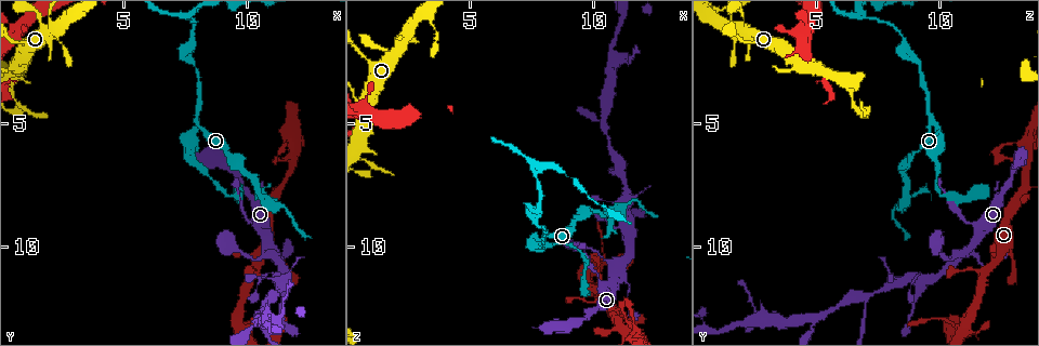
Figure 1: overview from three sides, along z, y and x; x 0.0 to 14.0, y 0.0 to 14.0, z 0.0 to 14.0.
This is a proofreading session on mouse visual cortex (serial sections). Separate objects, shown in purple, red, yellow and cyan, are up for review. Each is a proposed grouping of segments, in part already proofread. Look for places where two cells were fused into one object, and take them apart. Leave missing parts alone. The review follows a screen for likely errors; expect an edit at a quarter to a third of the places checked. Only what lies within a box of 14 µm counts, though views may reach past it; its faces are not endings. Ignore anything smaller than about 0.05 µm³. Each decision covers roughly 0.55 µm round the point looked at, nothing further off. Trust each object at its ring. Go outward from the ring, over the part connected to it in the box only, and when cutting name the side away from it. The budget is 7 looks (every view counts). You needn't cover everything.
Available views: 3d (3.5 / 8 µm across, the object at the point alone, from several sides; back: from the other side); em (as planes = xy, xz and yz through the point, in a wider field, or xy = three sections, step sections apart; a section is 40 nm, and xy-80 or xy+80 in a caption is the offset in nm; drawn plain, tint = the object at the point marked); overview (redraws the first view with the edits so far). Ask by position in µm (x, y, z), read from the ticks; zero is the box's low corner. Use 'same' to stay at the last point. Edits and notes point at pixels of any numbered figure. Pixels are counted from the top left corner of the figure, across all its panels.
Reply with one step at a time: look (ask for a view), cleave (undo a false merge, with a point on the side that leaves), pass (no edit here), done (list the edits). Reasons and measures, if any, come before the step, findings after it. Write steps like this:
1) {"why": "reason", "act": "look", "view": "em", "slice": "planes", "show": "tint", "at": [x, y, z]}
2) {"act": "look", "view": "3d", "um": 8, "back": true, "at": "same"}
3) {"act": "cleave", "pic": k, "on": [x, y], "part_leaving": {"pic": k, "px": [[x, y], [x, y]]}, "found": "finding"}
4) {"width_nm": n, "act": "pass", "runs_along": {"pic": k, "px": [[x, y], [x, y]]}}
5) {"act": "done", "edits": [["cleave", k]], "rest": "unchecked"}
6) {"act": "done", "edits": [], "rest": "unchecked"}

{"why": "sharp bend", "act": "look", "view": "3d", "um": 8, "at": [10.7, 8.1, 8.6]}

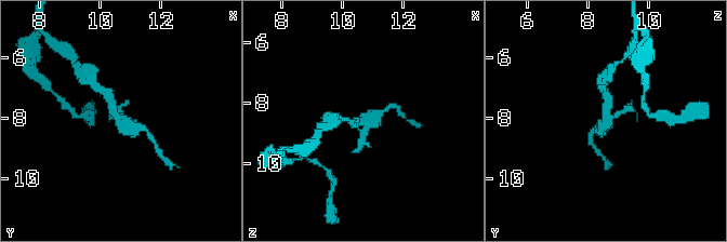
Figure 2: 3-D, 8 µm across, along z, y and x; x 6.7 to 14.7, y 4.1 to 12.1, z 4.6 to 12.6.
{"why": "need the tissue", "act": "look", "view": "em", "slice": "planes", "show": "tint", "at": [10.7, 8.1, 8.6]}

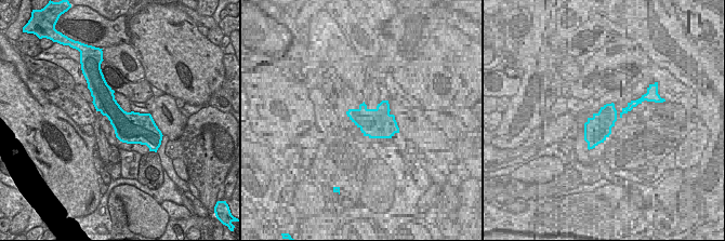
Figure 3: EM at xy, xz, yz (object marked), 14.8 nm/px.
{"act": "pass", "runs_along": {"pic": 2, "px": [[106, 93], [121, 122], [146, 131]]}, "found": "one cell here"}

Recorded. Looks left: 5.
{"why": "sudden change in width", "act": "look", "view": "3d", "um": 3.5, "at": [11.7, 5.7, 13.3]}

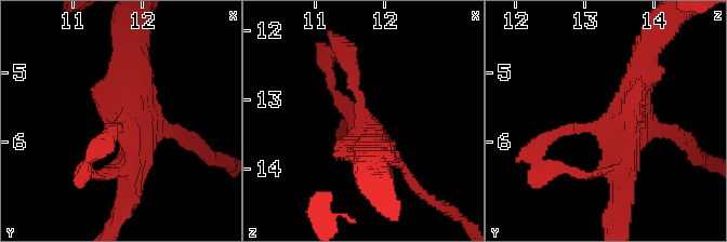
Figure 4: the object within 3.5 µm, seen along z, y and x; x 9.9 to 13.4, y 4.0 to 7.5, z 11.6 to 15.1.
{"why": "shape alone is not enough", "act": "look", "view": "em", "slice": "xy", "step": 5, "show": "tint", "at": [11.70, 5.75, 13.30]}

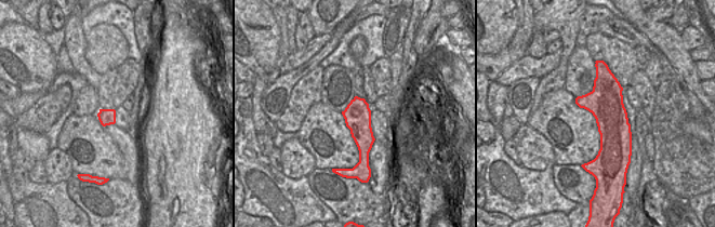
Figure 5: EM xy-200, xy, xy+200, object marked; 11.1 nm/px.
{"act": "pass", "runs_along": {"pic": 4, "px": [[622, 189], [608, 126], [542, 143]]}, "found": "all the same cell"}

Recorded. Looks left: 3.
{"why": "three-way junction", "act": "look", "view": "3d", "um": 3.5, "at": [10.2, 9.1, 11.3]}

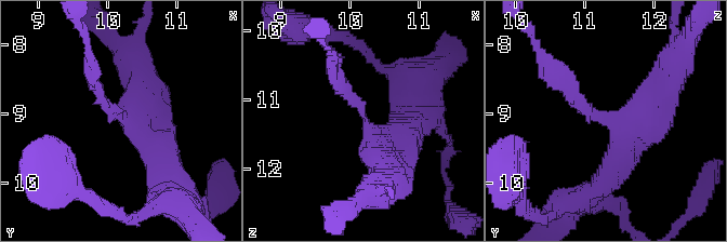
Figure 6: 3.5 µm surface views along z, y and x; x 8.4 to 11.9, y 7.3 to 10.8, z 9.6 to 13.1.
{"arms": 3, "arm_widths_nm": [150, 400, 400], "act": "look", "view": "em", "slice": "xy", "step": 1, "show": "tint", "at": [10.25, 9.05, 11.25]}

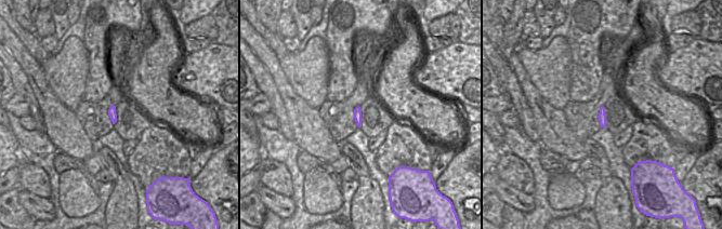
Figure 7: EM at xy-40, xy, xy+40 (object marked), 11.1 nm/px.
{"act": "look", "view": "em", "slice": "xy", "step": 2, "show": "tint", "at": "same"}

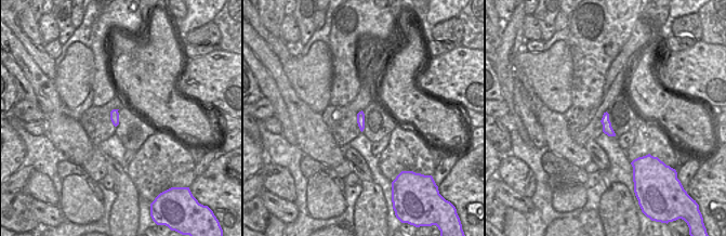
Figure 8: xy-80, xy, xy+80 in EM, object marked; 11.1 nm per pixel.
{"act": "pass", "runs_along": {"pic": 6, "px": [[383, 167], [367, 118], [330, 70]]}, "found": "all the same cell"}

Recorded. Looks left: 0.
{"act": "done", "edits": [], "rest": "unchecked"}

